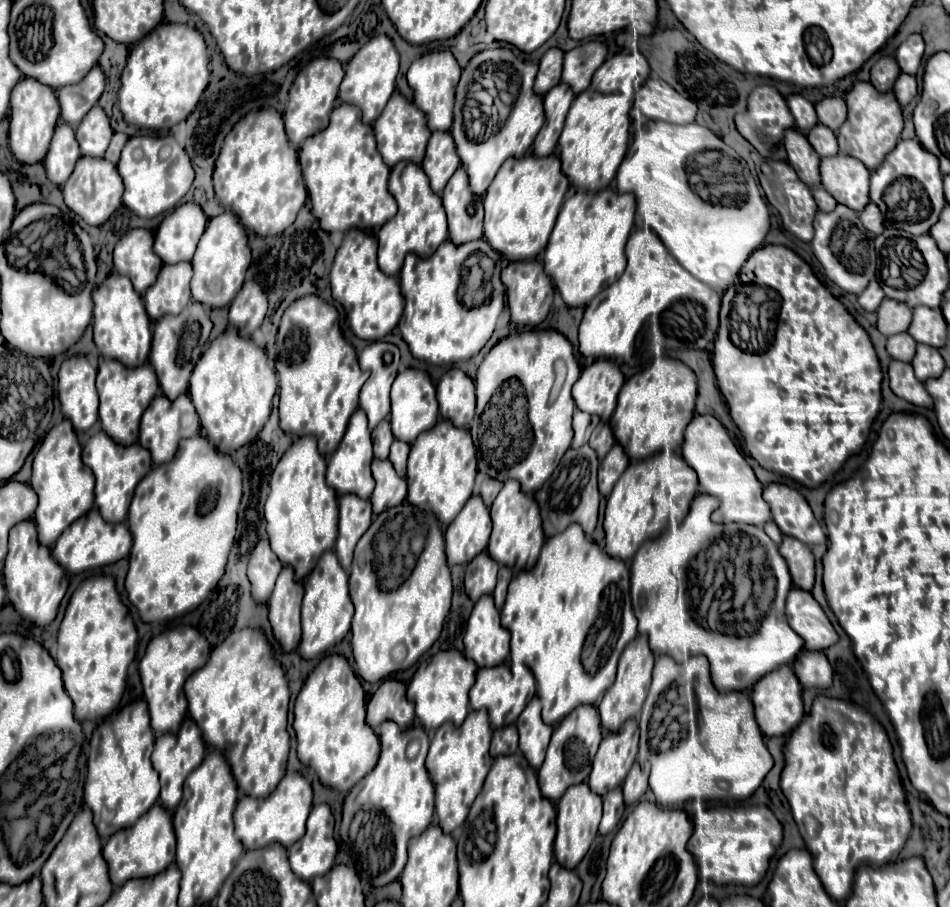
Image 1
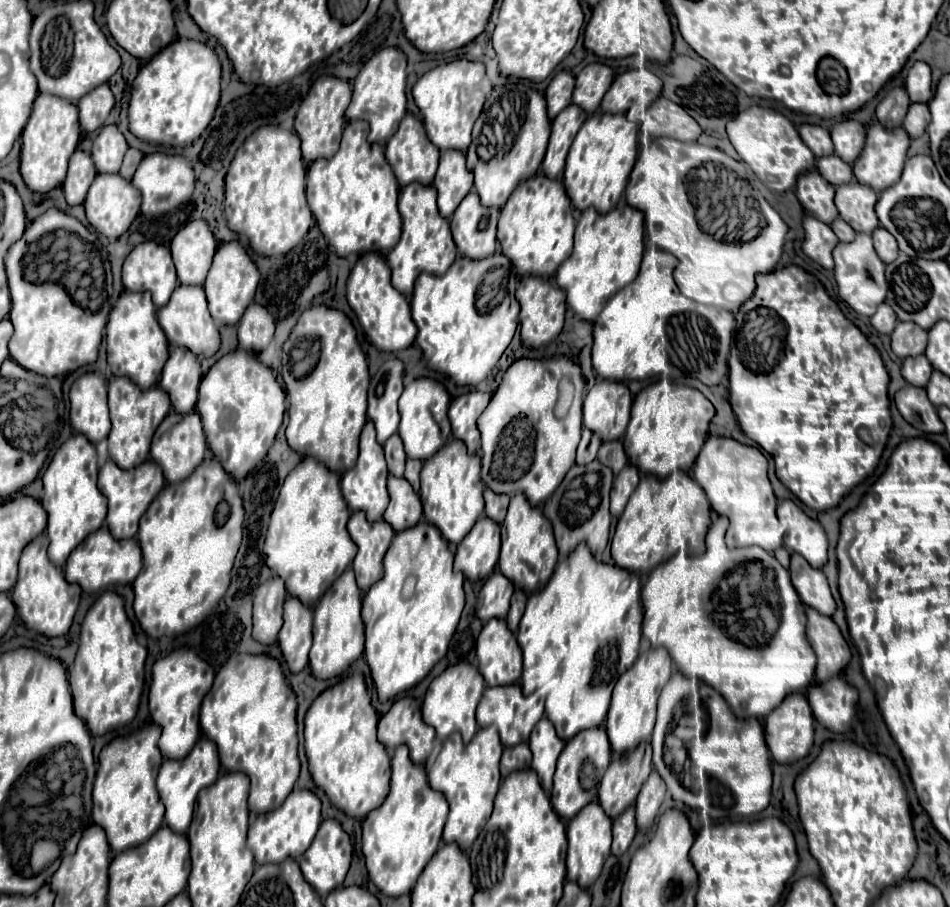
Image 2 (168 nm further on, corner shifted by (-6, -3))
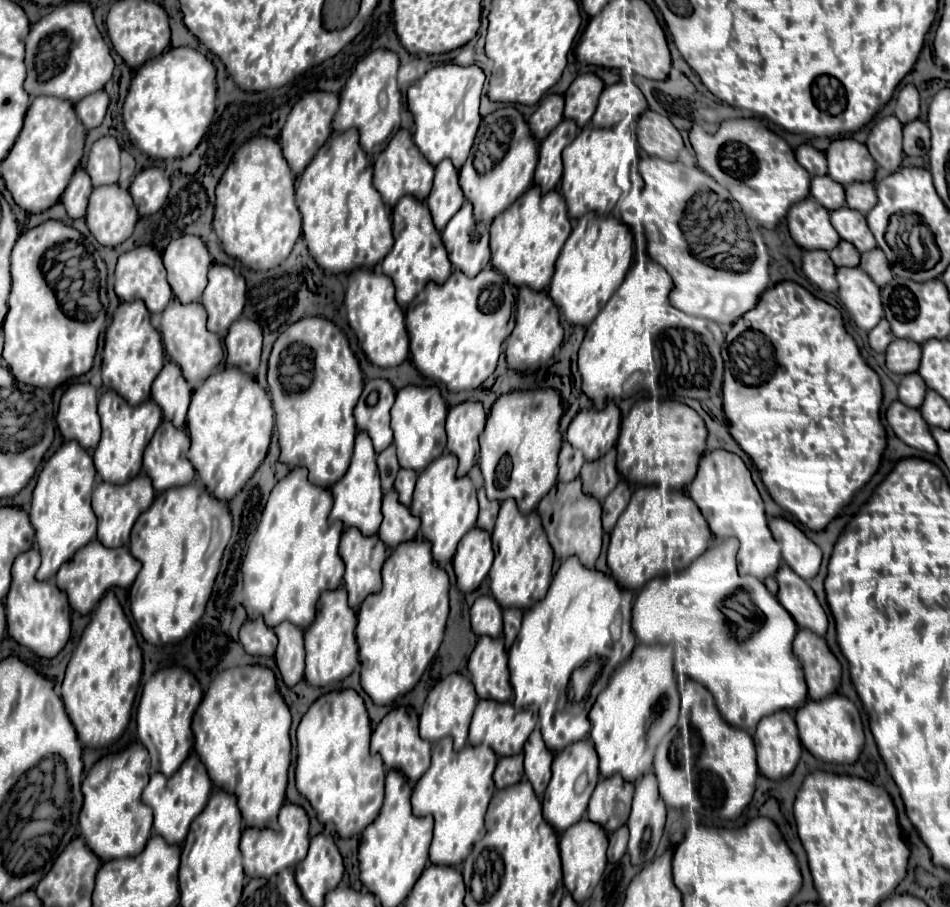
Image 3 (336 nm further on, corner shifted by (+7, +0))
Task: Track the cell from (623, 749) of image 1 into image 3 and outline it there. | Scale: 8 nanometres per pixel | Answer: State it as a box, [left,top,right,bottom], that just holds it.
[587,776,633,832]

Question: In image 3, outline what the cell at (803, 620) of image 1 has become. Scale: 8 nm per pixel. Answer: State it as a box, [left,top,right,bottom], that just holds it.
[793,628,841,700]

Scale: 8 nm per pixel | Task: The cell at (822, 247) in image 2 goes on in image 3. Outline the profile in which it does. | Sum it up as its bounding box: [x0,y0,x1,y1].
[803,250,837,292]

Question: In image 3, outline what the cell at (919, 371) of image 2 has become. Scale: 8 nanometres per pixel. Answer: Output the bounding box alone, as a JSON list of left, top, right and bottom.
[897,372,927,408]

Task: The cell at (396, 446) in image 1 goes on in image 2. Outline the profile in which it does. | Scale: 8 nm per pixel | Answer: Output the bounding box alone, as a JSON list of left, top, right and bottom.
[404,459,422,493]

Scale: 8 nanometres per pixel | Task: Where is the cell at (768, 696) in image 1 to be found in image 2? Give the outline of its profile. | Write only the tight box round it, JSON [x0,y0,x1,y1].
[764,695,814,765]

